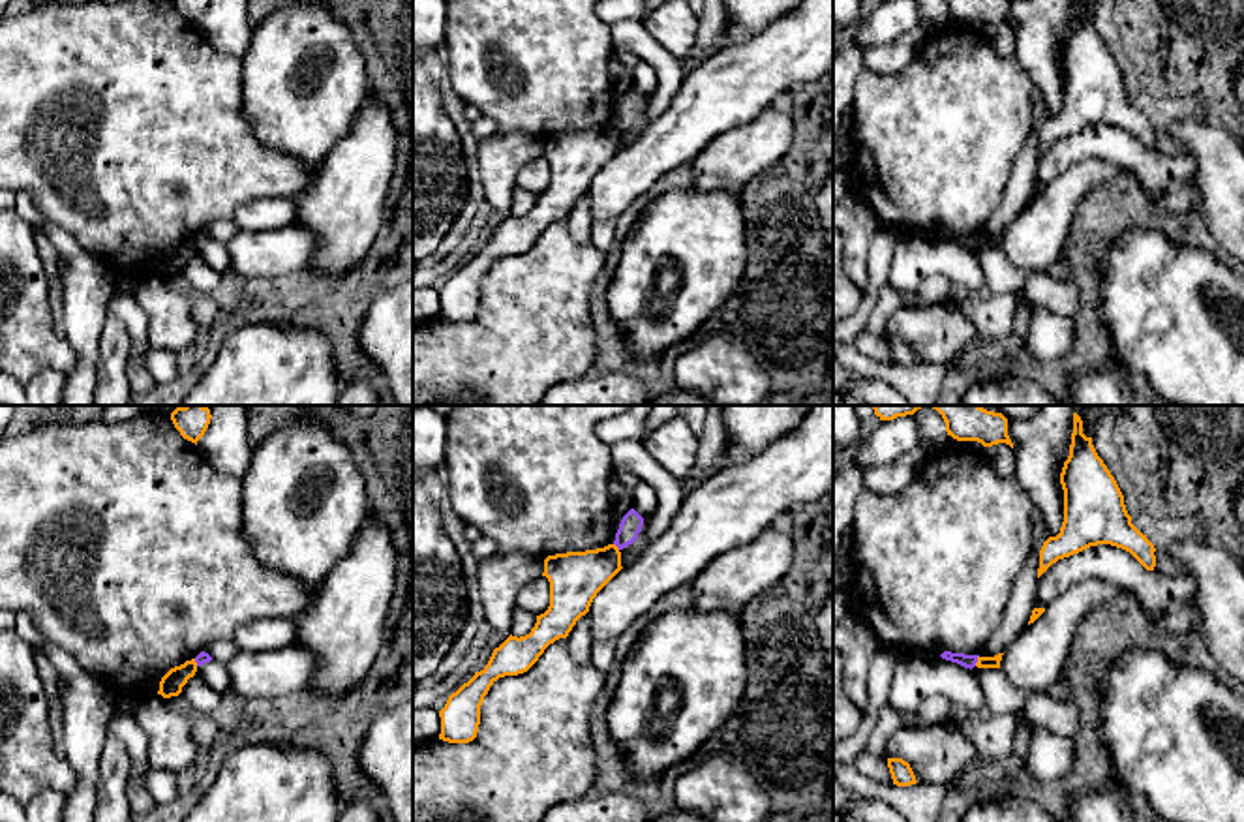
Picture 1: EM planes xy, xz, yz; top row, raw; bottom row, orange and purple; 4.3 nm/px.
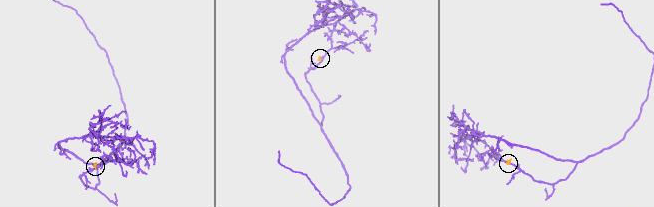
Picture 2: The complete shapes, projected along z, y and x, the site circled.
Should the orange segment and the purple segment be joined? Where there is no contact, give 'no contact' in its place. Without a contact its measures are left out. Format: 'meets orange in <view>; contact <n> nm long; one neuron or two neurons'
meets orange in yz; contact 50 nm long; two neurons

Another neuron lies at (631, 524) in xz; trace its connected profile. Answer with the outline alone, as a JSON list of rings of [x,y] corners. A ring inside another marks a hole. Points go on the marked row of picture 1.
[[[630,509],[619,524],[614,544],[619,550],[632,544],[638,539],[642,525],[644,525],[644,518],[634,509]]]

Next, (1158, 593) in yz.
[[[1098,544],[1053,563],[1036,582],[1034,608],[1047,608],[1071,586],[1092,578],[1133,593],[1154,616],[1191,606],[1195,589],[1188,572],[1158,574],[1146,571],[1130,552]]]

